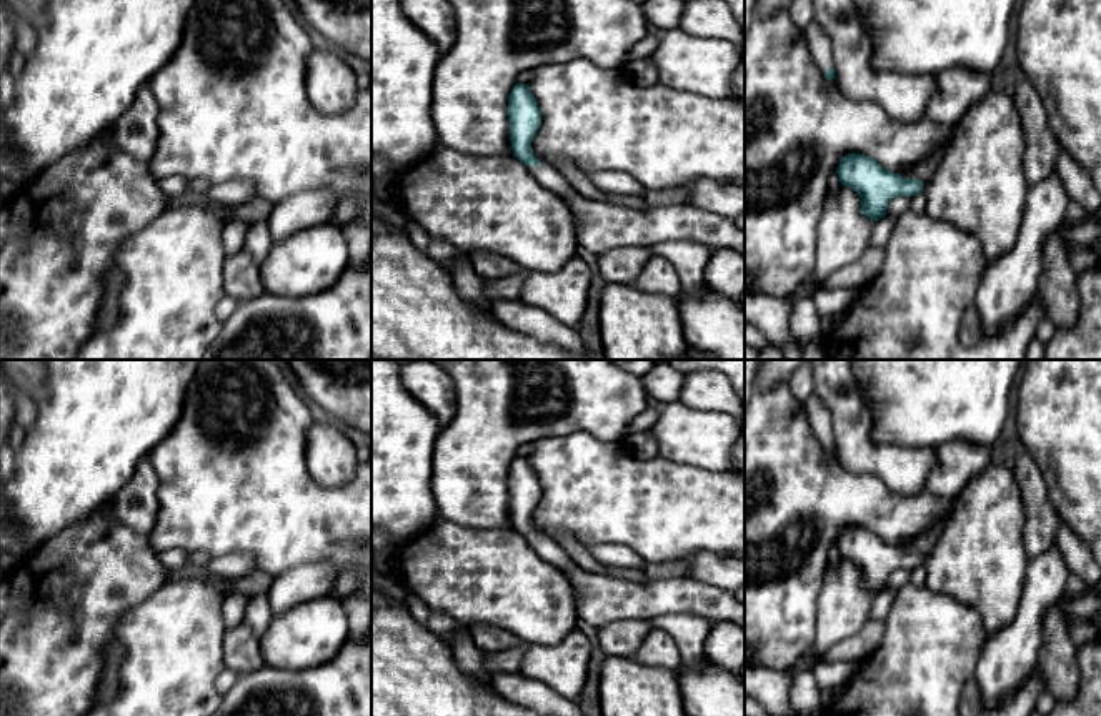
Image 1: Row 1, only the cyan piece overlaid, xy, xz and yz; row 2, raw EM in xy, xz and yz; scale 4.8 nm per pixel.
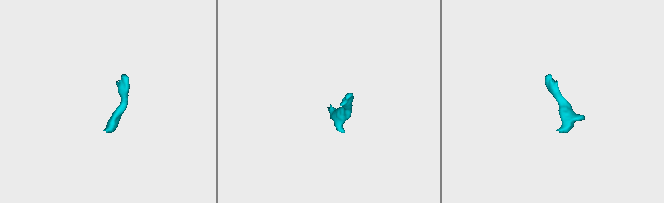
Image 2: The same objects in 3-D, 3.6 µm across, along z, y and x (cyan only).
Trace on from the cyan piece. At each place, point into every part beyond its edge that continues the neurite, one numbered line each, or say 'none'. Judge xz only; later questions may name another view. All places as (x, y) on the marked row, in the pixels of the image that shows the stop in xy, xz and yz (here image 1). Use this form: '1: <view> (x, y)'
1: xz (602, 227)

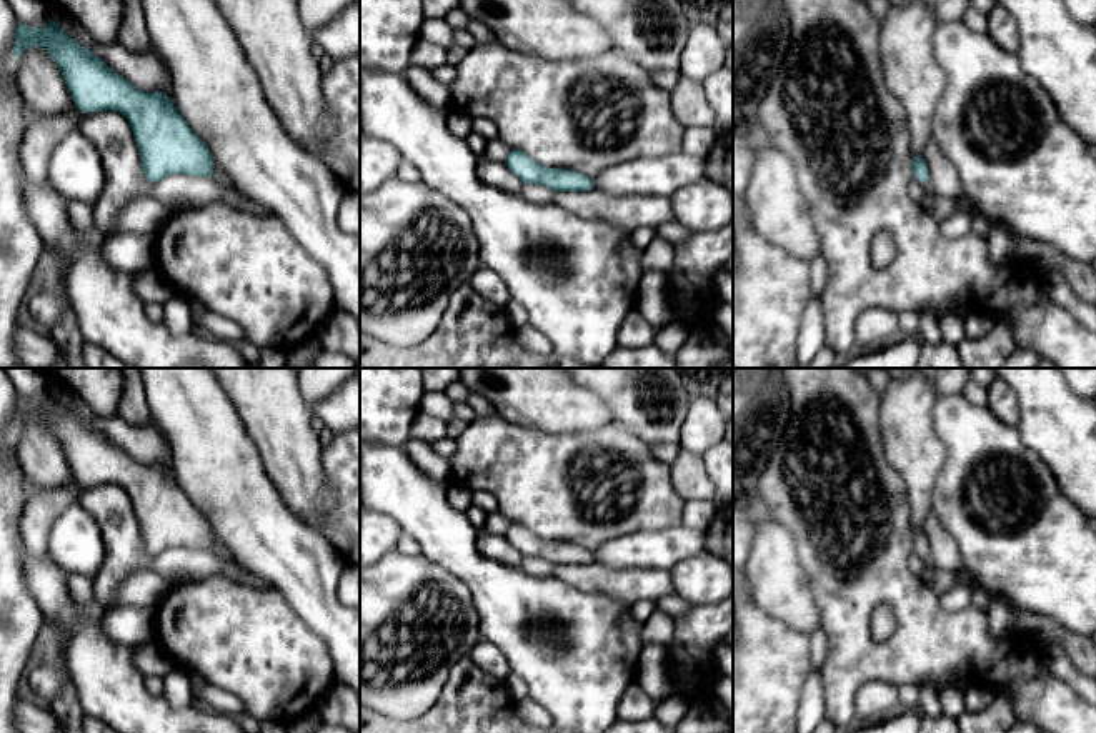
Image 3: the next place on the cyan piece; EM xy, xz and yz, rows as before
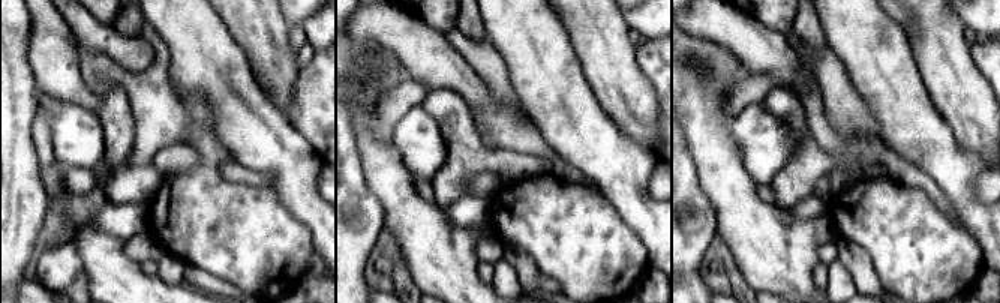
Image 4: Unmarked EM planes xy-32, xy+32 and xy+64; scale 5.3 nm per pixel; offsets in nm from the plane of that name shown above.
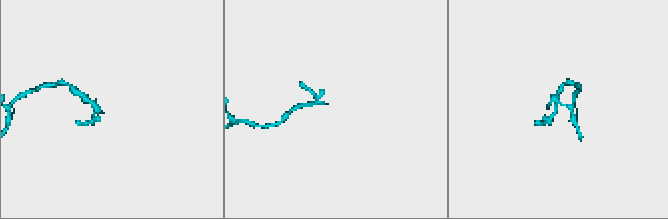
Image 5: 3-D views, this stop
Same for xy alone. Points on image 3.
none

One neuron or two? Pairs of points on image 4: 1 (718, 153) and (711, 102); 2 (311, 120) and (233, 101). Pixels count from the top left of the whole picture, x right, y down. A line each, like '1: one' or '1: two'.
1: one
2: two

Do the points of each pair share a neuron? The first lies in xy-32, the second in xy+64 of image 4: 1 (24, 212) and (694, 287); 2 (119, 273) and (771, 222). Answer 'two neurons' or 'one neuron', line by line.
1: one neuron
2: one neuron

